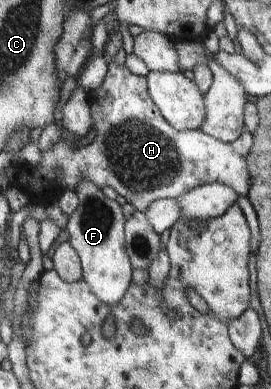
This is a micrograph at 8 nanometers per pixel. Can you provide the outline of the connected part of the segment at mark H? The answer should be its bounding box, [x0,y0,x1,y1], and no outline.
[16,62,253,213]

